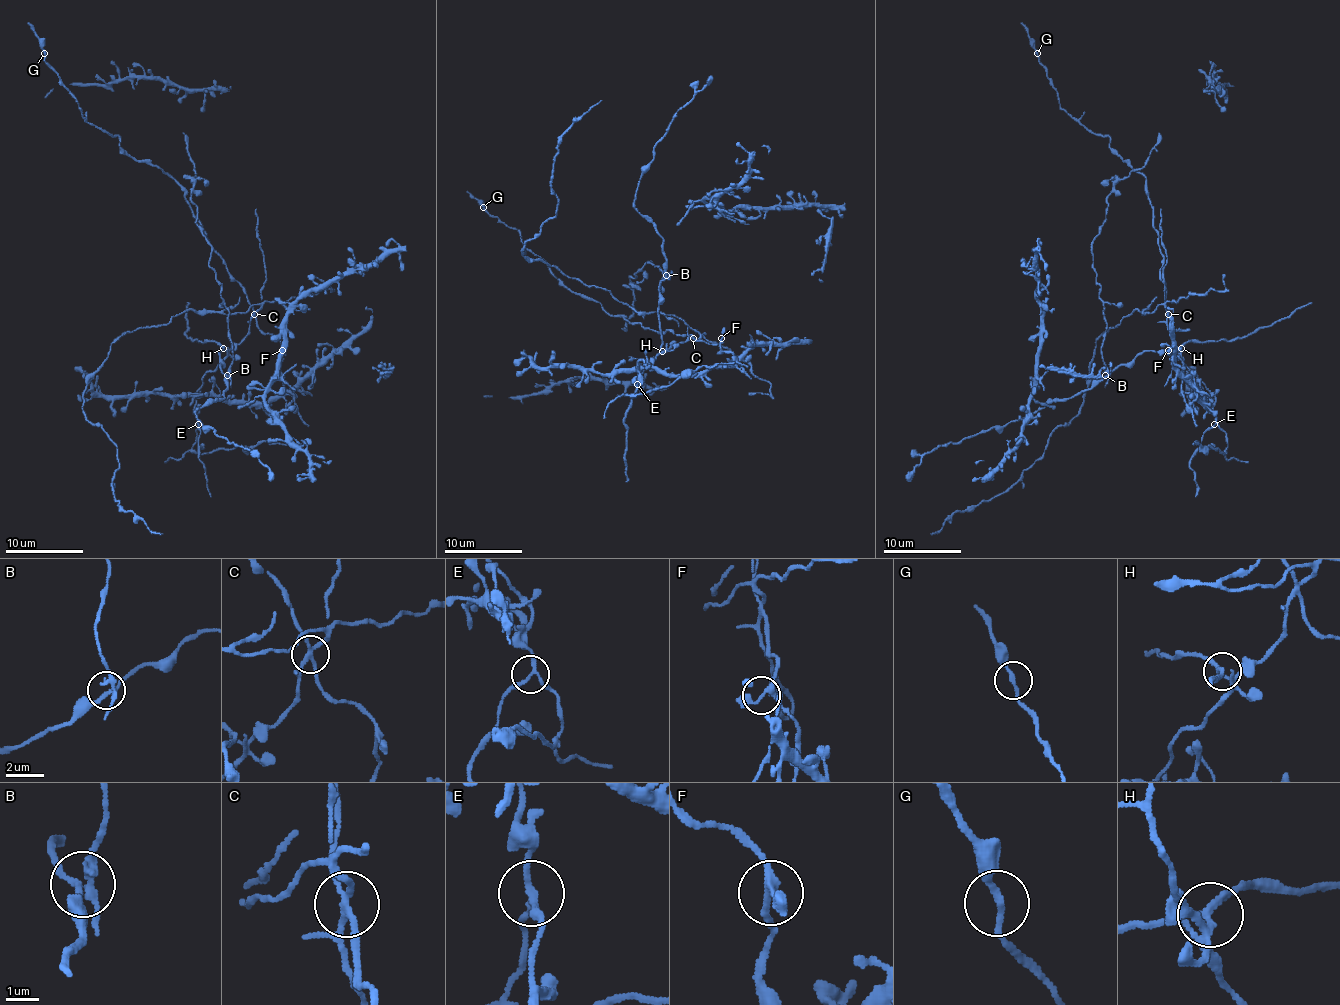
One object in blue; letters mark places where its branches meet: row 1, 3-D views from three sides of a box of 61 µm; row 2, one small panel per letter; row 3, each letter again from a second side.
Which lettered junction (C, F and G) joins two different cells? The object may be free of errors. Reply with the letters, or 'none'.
C

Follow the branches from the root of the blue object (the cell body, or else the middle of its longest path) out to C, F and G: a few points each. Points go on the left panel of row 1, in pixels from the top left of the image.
C: (221, 350), (231, 348), (247, 334), (249, 322), (255, 315)
F: (221, 350), (237, 344), (247, 334), (253, 318), (260, 330), (272, 334), (280, 342), (282, 350)
G: (221, 350), (249, 330), (253, 307), (245, 289), (212, 246), (186, 192), (95, 127), (44, 53)

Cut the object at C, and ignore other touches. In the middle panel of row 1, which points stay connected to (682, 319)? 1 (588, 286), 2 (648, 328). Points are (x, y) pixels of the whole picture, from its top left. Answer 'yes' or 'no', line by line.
1: yes
2: no

